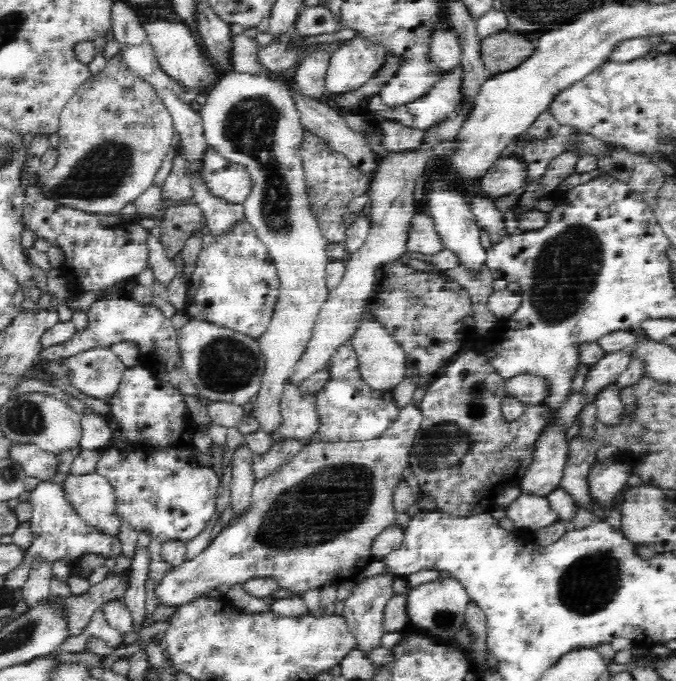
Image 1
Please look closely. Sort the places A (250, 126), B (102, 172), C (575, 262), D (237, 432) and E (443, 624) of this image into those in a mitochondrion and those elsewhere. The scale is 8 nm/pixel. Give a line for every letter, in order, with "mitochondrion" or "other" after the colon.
A: mitochondrion
B: mitochondrion
C: mitochondrion
D: other
E: mitochondrion

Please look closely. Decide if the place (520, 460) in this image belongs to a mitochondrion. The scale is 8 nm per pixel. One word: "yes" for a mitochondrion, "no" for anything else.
yes

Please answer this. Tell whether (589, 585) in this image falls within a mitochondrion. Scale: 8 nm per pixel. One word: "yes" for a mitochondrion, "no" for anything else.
yes

